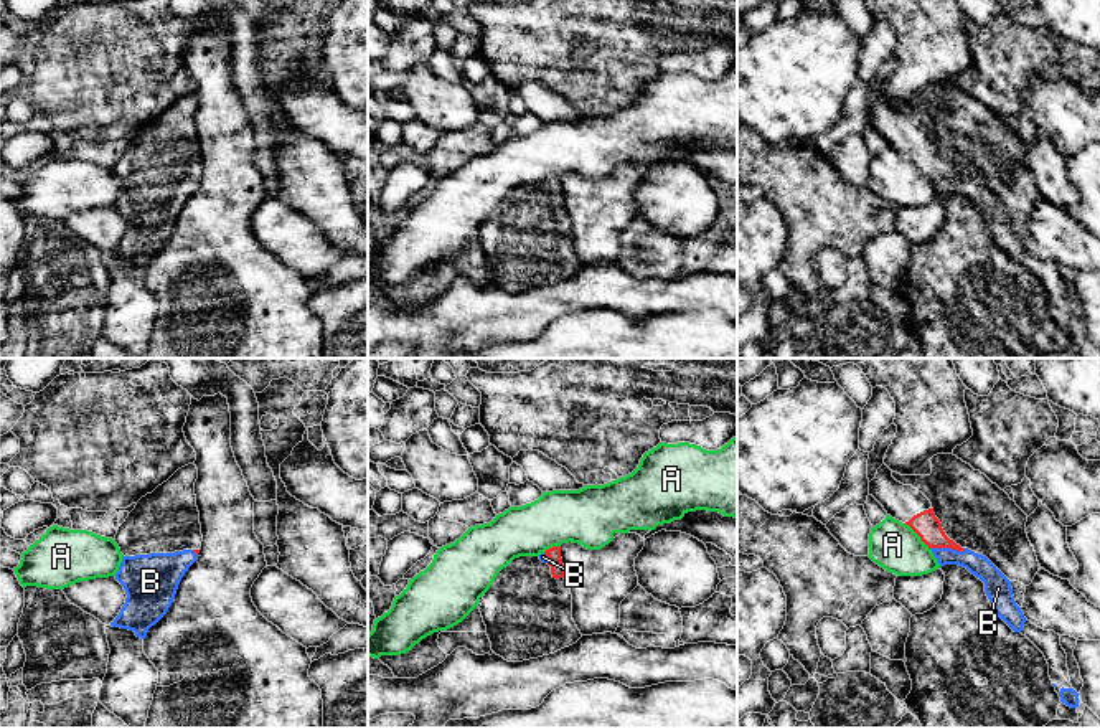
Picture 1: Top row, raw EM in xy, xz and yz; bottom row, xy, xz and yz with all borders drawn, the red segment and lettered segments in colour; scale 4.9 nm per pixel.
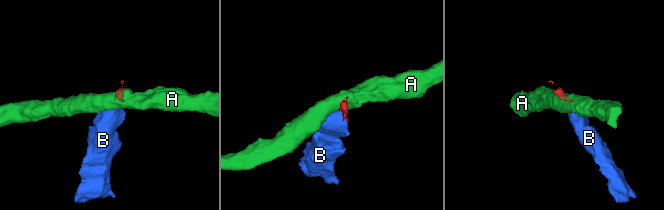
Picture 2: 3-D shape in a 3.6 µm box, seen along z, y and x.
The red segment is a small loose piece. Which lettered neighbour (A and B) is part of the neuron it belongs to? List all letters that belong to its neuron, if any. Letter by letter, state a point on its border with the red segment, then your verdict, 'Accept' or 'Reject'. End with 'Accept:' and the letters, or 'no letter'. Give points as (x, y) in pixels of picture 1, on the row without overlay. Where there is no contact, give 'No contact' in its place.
A: Touches red at yz (919, 165). Reject
B: Touches red at yz (949, 177). Accept
Accept: B

